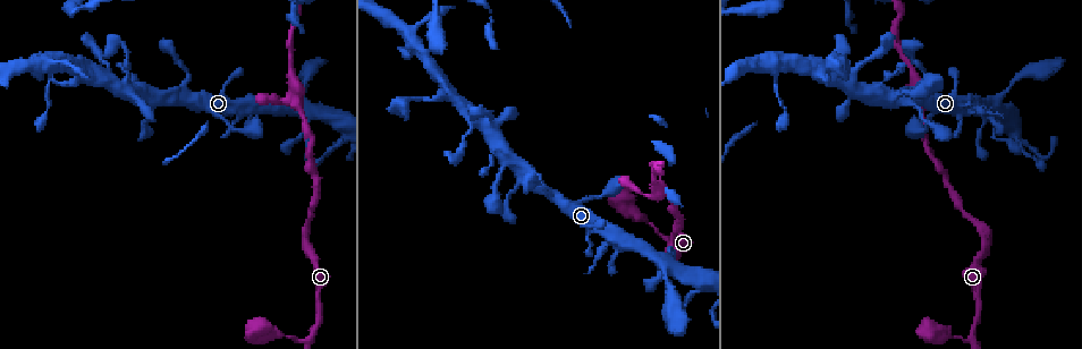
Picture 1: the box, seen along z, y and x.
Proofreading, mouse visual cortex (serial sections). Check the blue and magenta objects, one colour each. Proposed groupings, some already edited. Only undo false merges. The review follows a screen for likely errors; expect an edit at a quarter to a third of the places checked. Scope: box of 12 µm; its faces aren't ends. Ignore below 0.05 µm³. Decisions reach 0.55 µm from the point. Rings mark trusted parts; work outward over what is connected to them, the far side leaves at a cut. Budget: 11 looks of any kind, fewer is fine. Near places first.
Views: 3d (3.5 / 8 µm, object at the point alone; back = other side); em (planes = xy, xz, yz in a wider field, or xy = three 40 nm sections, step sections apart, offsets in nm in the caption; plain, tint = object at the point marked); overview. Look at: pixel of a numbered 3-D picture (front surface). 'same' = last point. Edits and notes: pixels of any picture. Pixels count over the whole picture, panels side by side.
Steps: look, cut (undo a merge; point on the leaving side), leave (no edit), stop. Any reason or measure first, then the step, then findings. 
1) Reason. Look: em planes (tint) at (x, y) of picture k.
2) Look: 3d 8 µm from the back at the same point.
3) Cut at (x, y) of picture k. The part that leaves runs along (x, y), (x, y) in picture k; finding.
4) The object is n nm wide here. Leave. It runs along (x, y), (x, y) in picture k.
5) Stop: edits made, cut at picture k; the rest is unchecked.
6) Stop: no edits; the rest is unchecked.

A fork. Look: 3d 8 µm at (921, 108) of picture 1.

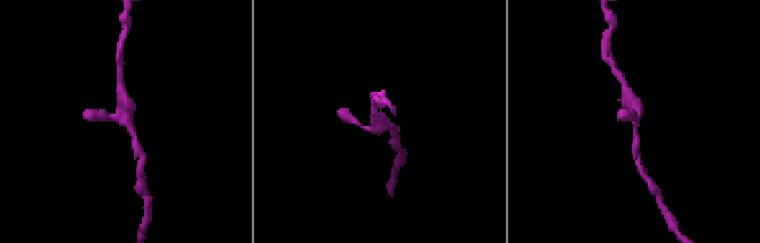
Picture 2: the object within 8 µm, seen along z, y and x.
Zoom in. Look: 3d 3.5 µm at (127, 126) of picture 2.

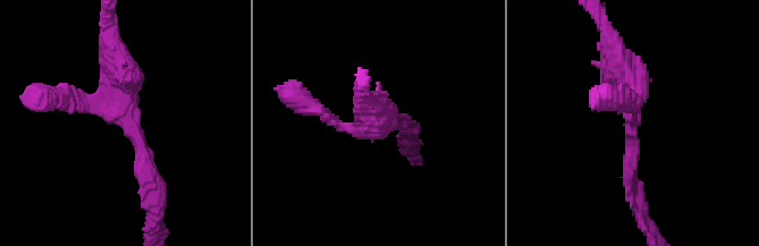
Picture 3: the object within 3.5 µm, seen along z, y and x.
3 arms meet here; the arms are 150, 150, 400 nm wide; shape alone is not enough. Look: em xy step 1 (tint) at (122, 117) of picture 3.

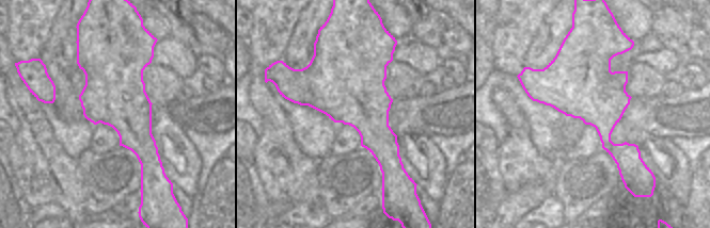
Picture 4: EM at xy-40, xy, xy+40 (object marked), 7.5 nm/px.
Leave. It runs along (153, 184), (123, 118), (112, 49) in picture 3; continuous, no second cell.

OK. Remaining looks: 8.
Look: 3d 3.5 µm at (338, 146) of picture 1.

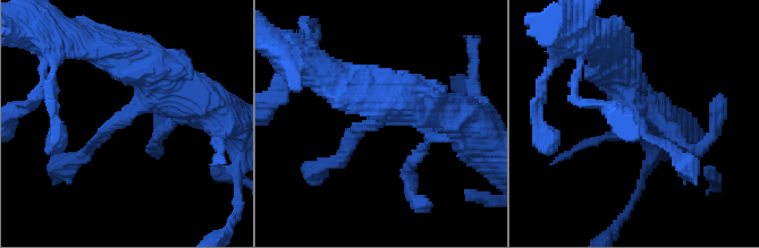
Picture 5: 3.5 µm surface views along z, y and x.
Look: em xy step 5 (tint) at (378, 125) of picture 5.

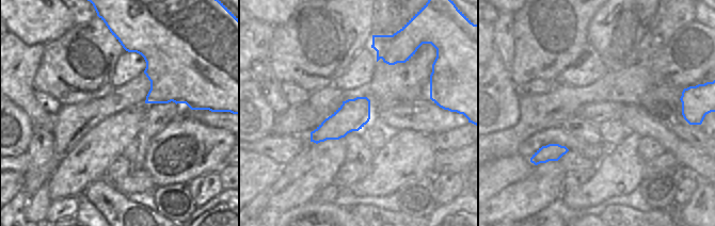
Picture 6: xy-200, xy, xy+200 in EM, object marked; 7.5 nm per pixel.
Leave. It runs along (612, 62), (638, 125), (676, 155) in picture 5; one cell here.

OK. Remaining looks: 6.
Three arms meet. Look: 3d 3.5 µm at (509, 157) of picture 1.

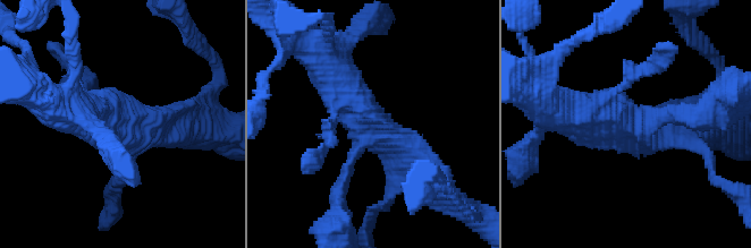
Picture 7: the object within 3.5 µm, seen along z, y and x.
3 arms meet here; the arms are 150, 400, 600 nm wide. Look: em xy step 2 (tint) at (634, 130) of picture 7.

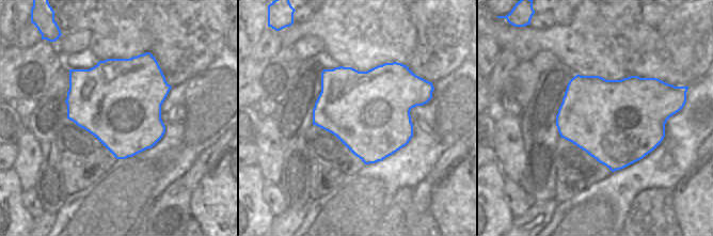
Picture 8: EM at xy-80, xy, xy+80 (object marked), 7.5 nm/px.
Leave. It runs along (430, 181), (356, 112), (332, 74) in picture 7; one cell here.

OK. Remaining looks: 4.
Look: 3d 3.5 µm at (1008, 88) of picture 1.

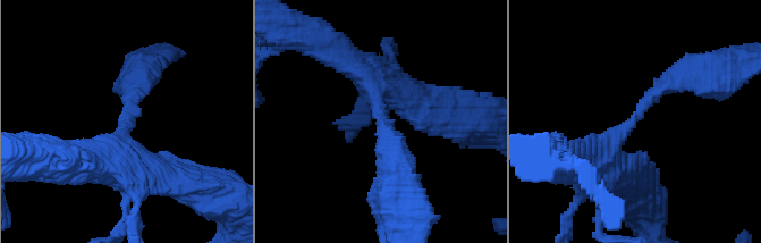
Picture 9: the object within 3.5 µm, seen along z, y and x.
The arms are 300, 450 nm wide; now the EM. Look: em xy step 2 (tint) at (383, 120) of picture 9.

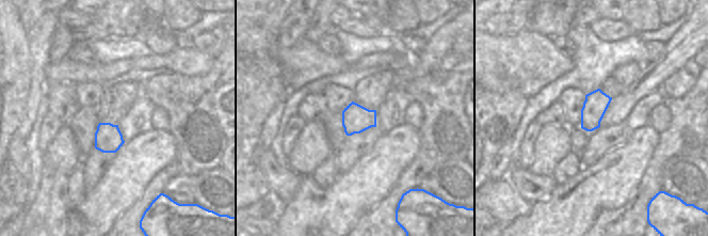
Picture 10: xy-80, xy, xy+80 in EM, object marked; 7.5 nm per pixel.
Leave. It runs along (591, 162), (690, 68) in picture 9; one cell here.

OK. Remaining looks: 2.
Stop: no edits; the rest is unchecked.

